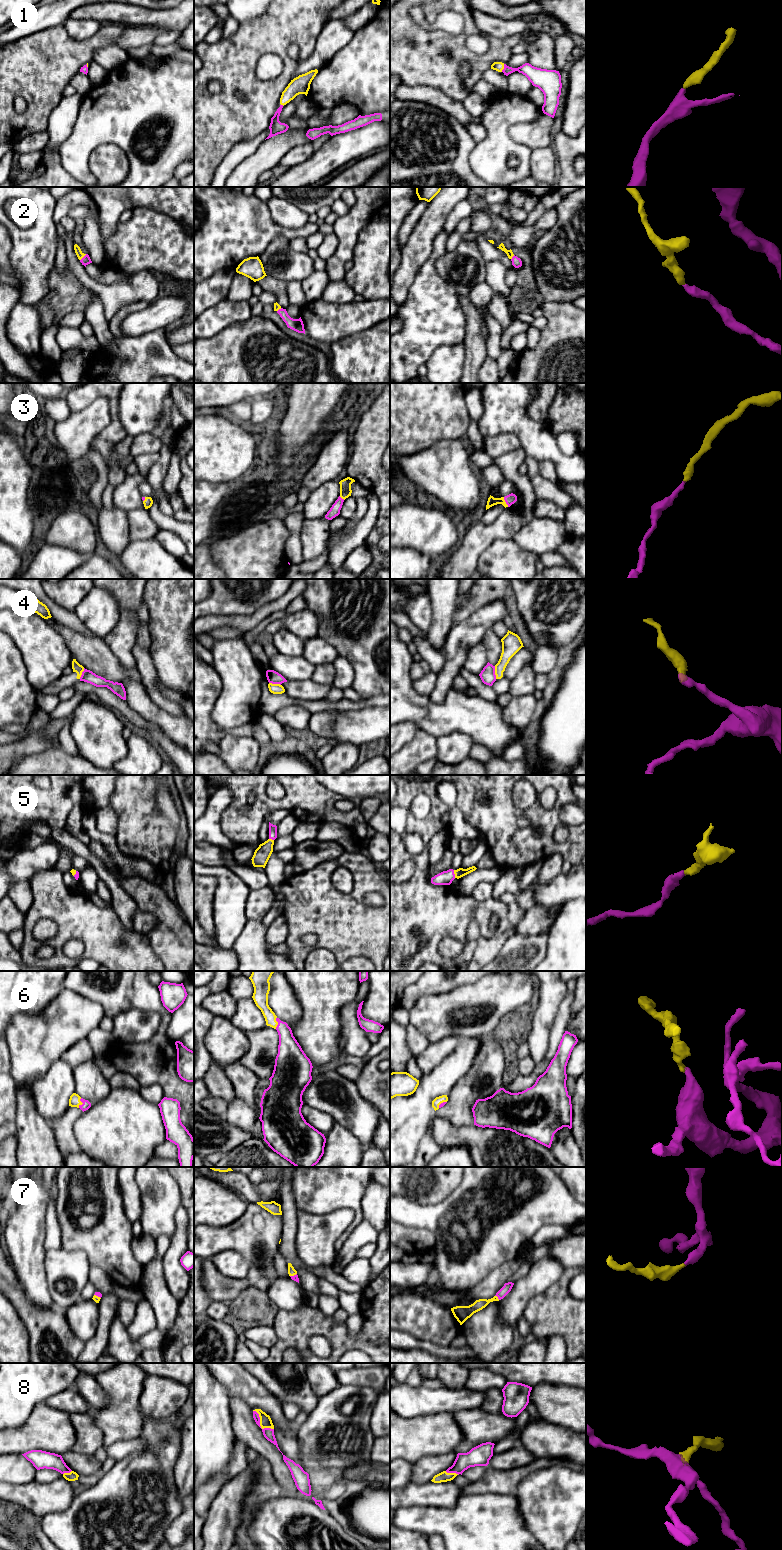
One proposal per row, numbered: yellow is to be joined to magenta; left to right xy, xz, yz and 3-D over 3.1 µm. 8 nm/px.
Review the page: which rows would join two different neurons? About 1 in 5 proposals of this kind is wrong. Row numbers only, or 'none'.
4

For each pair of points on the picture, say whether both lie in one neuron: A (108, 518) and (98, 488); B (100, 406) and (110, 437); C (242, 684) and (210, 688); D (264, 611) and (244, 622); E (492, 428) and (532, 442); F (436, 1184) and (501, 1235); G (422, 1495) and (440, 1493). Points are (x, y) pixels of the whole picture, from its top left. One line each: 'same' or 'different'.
A: different
B: different
C: different
D: same
E: same
F: different
G: same

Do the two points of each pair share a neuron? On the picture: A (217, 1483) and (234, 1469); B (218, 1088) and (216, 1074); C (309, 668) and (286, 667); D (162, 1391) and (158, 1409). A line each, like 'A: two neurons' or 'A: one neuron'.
A: one neuron
B: one neuron
C: one neuron
D: one neuron

